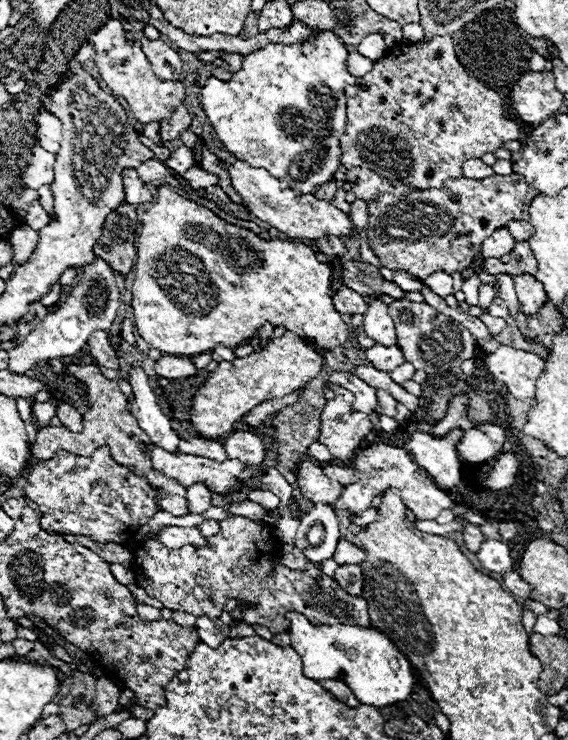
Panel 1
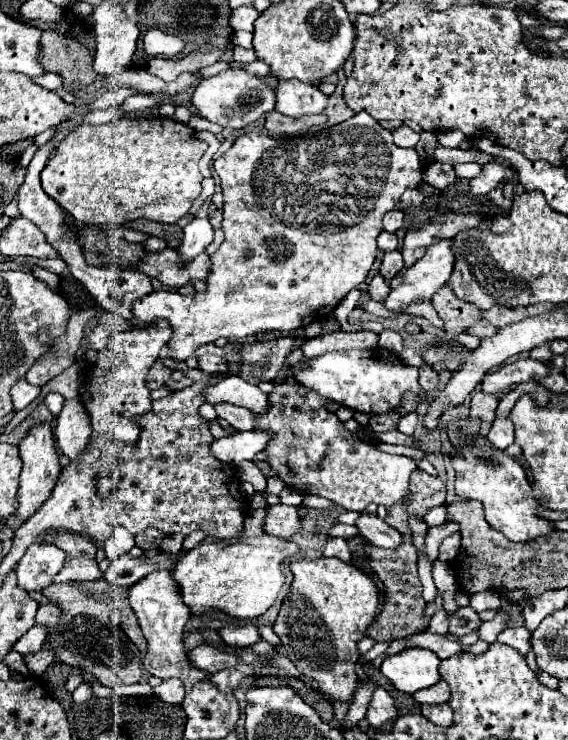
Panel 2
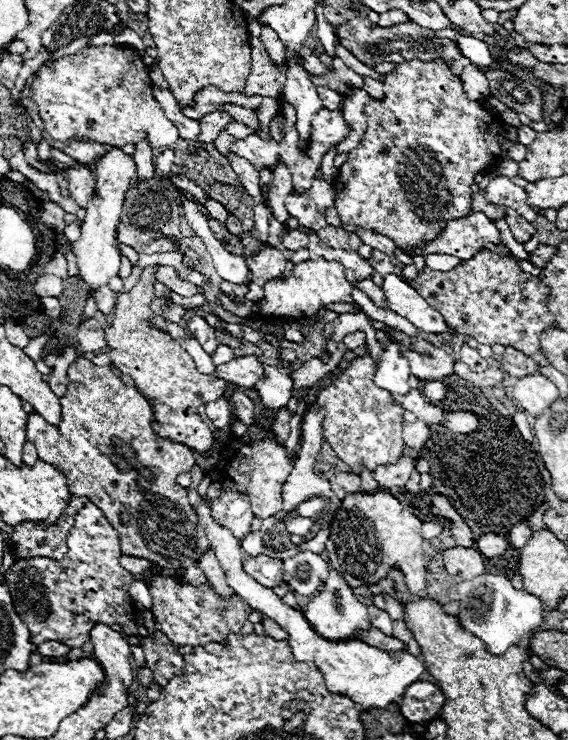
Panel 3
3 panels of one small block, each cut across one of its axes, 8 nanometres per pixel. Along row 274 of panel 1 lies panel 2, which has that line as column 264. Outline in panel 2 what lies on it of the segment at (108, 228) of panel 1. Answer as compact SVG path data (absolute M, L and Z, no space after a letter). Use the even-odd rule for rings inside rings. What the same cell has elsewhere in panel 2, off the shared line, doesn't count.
M272 110L270 114L266 114L264 128L270 134L288 134L288 136L294 136L294 134L300 134L304 128L310 128L310 126L316 126L316 124L324 124L324 122L326 122L324 114L290 118L290 116L284 116L284 114L278 114L276 110Z

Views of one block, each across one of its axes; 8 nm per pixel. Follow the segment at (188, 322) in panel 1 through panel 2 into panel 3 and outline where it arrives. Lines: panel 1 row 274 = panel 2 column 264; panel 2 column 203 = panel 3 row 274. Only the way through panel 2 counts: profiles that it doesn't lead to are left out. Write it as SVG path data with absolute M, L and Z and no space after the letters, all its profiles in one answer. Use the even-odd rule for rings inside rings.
M306 260L302 264L294 266L294 272L288 280L272 280L268 286L264 286L264 298L260 302L250 302L246 300L246 306L234 306L228 296L222 298L224 308L234 312L240 318L246 318L248 312L260 314L260 316L286 316L286 318L294 318L294 316L314 316L320 306L332 304L332 302L352 302L352 284L346 280L344 276L344 266L340 262L326 262L326 260Z

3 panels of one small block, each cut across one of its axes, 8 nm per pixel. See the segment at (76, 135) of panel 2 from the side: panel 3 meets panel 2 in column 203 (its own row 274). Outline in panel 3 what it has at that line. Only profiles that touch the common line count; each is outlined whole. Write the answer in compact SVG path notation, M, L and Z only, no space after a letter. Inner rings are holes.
M146 266L138 284L116 300L112 322L108 328L104 328L108 354L112 358L112 366L118 368L122 374L134 378L136 388L144 392L144 396L148 396L152 404L156 404L154 432L160 438L186 444L196 452L206 452L214 444L214 436L212 430L202 422L198 406L222 398L228 382L218 378L214 372L198 372L188 352L168 332L160 332L150 326L150 318L154 316L154 312L150 310L150 302L156 298L154 284L158 282L154 278L154 270L156 266Z

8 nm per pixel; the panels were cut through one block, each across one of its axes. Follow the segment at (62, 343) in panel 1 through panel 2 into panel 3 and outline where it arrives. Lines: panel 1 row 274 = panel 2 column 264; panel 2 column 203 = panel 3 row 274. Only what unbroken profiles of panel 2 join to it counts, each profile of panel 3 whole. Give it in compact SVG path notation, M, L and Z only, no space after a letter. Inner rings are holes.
M112 146L96 162L94 172L96 172L96 184L94 184L96 196L92 196L86 206L86 218L82 222L80 240L72 244L72 250L76 252L76 262L80 268L80 278L90 286L90 290L96 290L102 284L108 284L110 276L116 276L120 270L120 252L116 248L116 228L120 224L126 192L132 188L134 182L140 180L136 174L134 158L116 146Z

